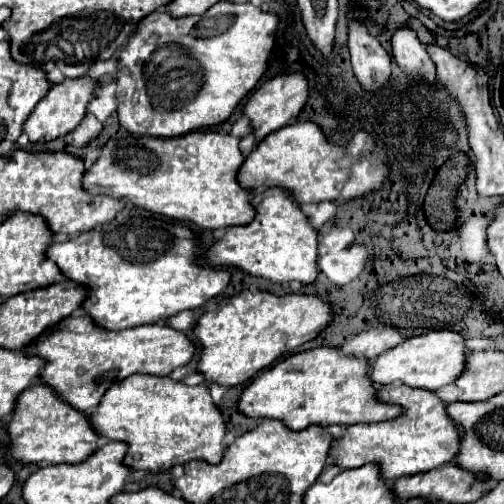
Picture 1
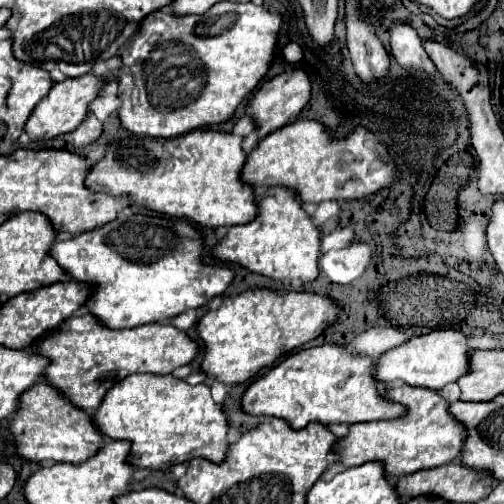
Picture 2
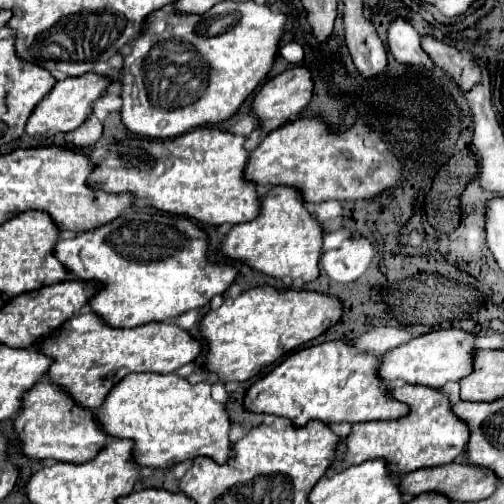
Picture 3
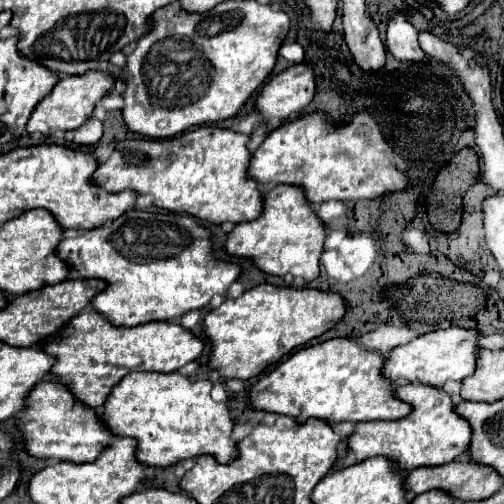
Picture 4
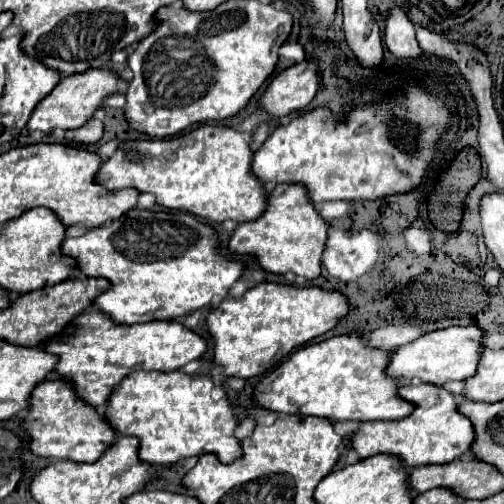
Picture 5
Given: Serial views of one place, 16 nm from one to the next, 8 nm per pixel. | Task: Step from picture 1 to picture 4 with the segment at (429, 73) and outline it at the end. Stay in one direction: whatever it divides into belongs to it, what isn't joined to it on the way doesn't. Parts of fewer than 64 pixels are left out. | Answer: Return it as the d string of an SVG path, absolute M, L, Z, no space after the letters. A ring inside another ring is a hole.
M394 10L388 20L386 46L398 60L414 60L414 62L426 60L426 54L418 46L418 36L414 26L400 10Z

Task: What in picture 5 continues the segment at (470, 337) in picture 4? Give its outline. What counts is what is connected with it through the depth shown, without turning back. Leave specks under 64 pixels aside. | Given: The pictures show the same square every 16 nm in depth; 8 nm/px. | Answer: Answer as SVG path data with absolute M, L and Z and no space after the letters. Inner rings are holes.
M476 324L472 326L450 326L444 330L434 330L418 340L400 346L392 352L390 364L388 364L388 374L394 378L418 378L428 384L446 384L450 380L466 380L476 374L480 356L484 352L484 330Z

